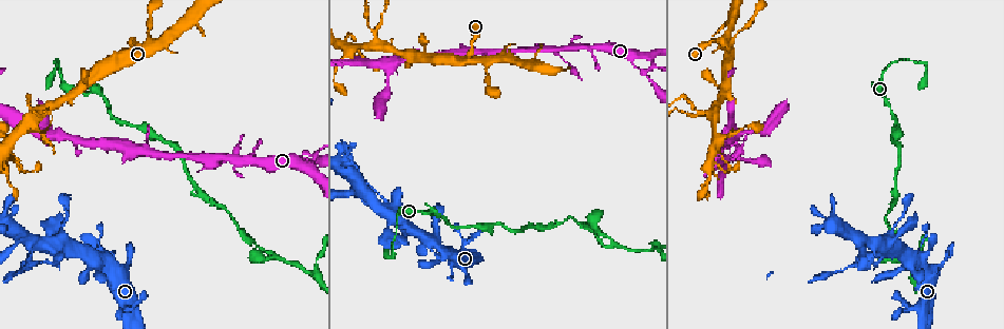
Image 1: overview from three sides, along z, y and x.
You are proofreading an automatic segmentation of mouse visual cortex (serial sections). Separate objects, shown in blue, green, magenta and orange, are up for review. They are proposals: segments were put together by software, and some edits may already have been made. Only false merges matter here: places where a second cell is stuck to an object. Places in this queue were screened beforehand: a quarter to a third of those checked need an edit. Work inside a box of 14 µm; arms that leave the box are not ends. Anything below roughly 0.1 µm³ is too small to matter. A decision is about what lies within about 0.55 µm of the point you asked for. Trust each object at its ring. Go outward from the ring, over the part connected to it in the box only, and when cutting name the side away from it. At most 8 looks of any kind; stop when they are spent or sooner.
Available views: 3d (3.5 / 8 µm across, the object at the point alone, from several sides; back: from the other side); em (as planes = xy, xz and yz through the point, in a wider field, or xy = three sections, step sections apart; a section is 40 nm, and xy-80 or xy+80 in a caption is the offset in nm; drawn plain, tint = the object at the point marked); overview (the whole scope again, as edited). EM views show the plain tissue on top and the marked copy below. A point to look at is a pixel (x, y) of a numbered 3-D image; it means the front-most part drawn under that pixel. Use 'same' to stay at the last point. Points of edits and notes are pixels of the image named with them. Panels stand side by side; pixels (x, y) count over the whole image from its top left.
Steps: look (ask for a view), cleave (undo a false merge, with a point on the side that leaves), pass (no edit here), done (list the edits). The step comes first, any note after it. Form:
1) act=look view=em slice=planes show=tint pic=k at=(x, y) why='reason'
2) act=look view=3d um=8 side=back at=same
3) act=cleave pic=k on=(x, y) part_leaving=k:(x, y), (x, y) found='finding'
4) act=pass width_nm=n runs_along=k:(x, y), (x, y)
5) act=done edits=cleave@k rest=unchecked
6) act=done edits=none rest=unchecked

act=look view=3d um=3.5 pic=1 at=(865, 242)

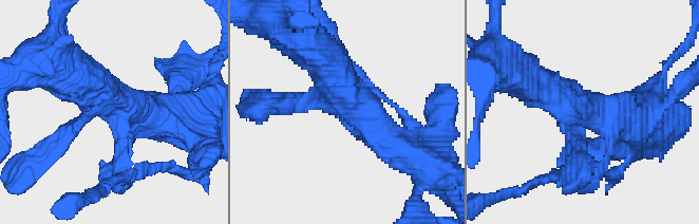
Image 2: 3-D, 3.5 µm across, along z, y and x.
act=look view=em slice=xy step=3 show=tint pic=2 at=(122, 112) arms=4 arm_widths_nm=150,200,450,500 why='now the EM'

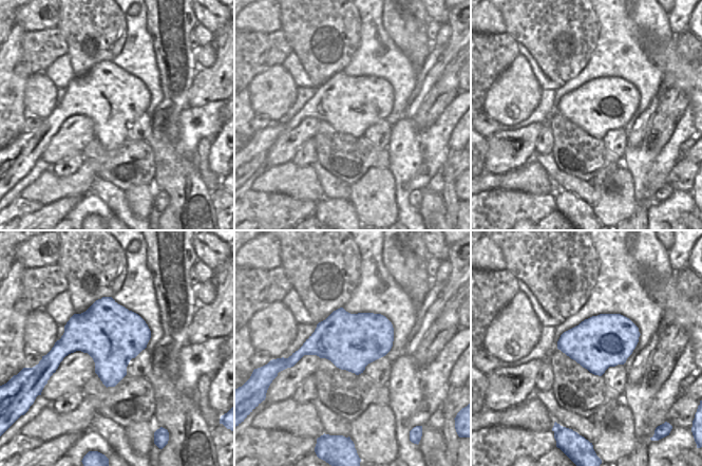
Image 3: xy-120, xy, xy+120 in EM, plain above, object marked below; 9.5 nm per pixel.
act=cleave pic=2 on=(150, 166) border=3:(122, 376), (114, 376), (108, 386) found='a second cell is stuck on'

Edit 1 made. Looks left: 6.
act=look view=overview why='see it whole again'

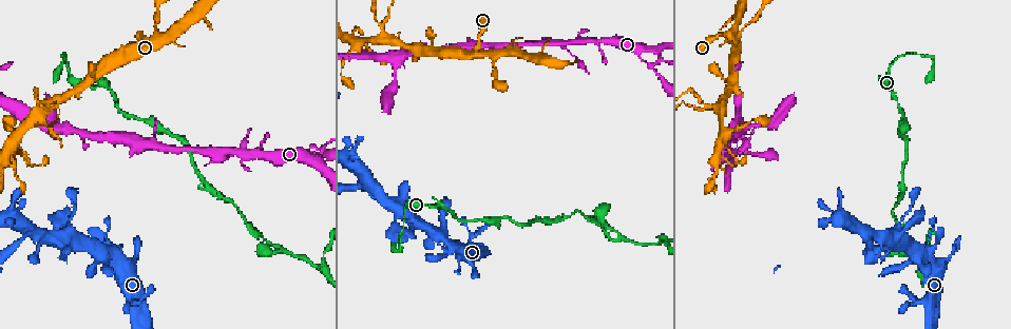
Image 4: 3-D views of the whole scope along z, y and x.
act=look view=3d um=3.5 pic=4 at=(618, 238) why='two arms in line, one across'

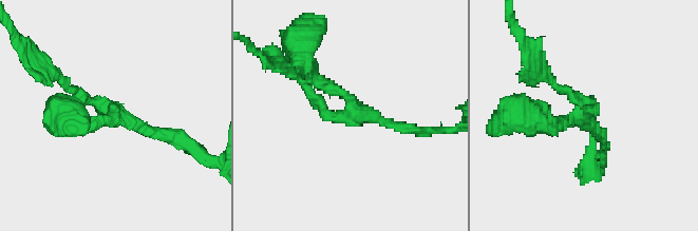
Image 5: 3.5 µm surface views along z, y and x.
act=look view=em slice=xy step=1 show=tint pic=5 at=(117, 112)

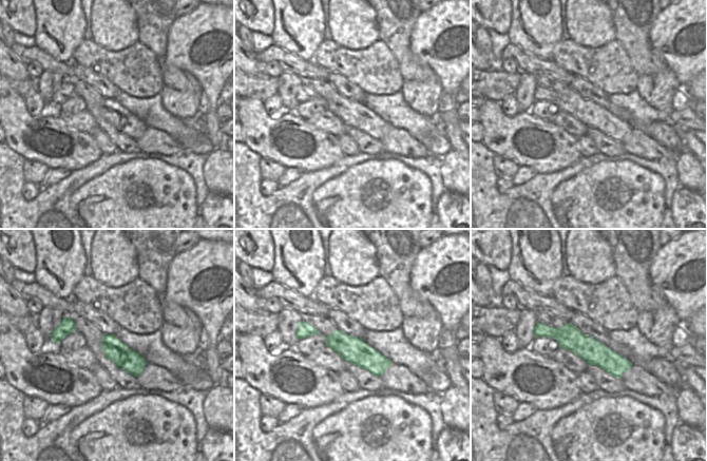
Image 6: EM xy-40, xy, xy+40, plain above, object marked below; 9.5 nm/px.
act=pass arms=3 runs_along=6:(537, 328), (628, 365) found='all the same cell'

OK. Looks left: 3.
act=look view=3d um=8 pic=4 at=(658, 245) why='abrupt turn'

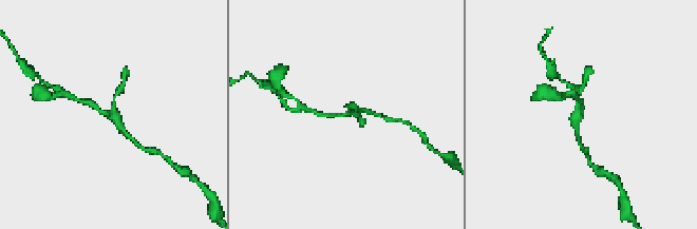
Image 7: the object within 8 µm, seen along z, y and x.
act=look view=em slice=xy step=1 show=tint pic=7 at=(581, 113) arms=3 arm_widths_nm=150,150,200

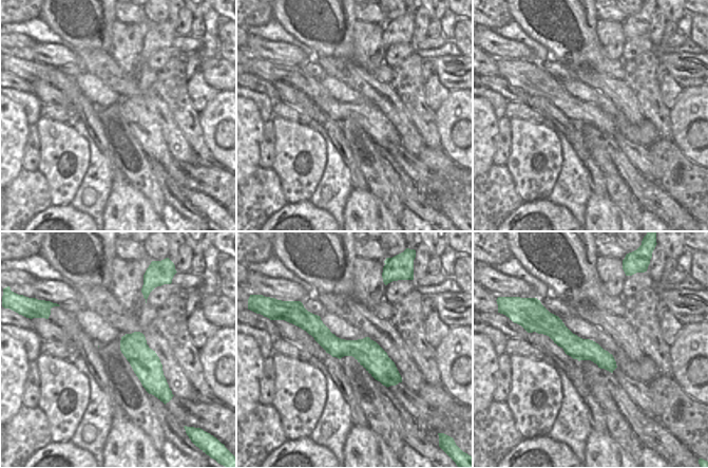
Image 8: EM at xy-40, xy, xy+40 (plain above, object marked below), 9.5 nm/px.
act=pass found='one cell here'

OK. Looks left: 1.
act=look view=3d um=3.5 pic=4 at=(225, 150) why='a fork'

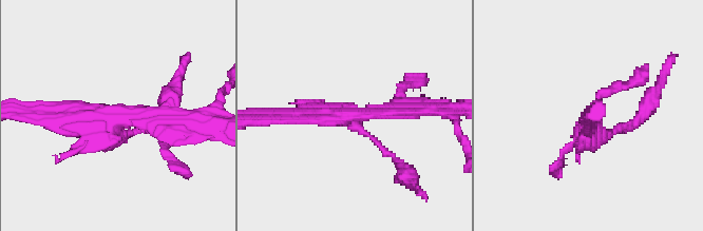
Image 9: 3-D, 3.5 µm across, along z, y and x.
act=cleave pic=9 on=(625, 126) part_leaving=9:(599, 132), (628, 129), (656, 93) found='a second cell is stuck on'

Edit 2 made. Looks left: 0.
act=done edits=cleave@2,cleave@9 rest=unchecked

